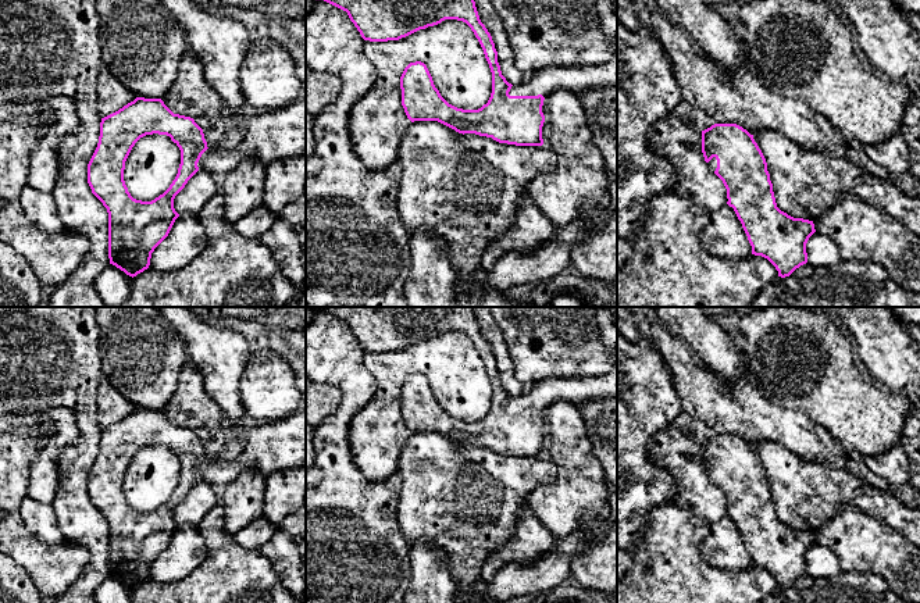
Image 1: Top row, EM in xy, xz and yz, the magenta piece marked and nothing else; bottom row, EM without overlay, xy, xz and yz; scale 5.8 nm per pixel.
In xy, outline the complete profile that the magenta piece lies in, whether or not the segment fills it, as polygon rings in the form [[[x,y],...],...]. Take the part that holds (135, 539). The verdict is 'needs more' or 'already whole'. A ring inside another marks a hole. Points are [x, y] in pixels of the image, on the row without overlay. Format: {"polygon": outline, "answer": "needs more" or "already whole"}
{"polygon": [[[306,404],[284,420],[249,428],[240,454],[231,461],[208,459],[203,440],[195,431],[174,425],[161,410],[136,408],[118,422],[101,429],[99,454],[88,475],[88,495],[108,524],[110,575],[132,589],[149,579],[151,564],[168,547],[179,528],[174,520],[175,507],[199,481],[211,486],[227,486],[246,470],[256,470],[268,477],[297,467],[306,467]],[[153,445],[171,449],[181,461],[181,475],[175,490],[163,506],[151,513],[142,513],[128,503],[124,481],[135,454]]], "answer": "needs more"}

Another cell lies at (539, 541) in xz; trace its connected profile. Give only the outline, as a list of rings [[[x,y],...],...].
[[[523,502],[517,517],[516,535],[488,556],[481,581],[489,582],[495,572],[504,564],[517,563],[524,565],[534,563],[555,550],[556,539],[549,529],[534,515],[527,502]]]

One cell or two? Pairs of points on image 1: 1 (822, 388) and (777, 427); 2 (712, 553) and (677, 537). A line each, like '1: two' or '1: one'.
1: two
2: two

